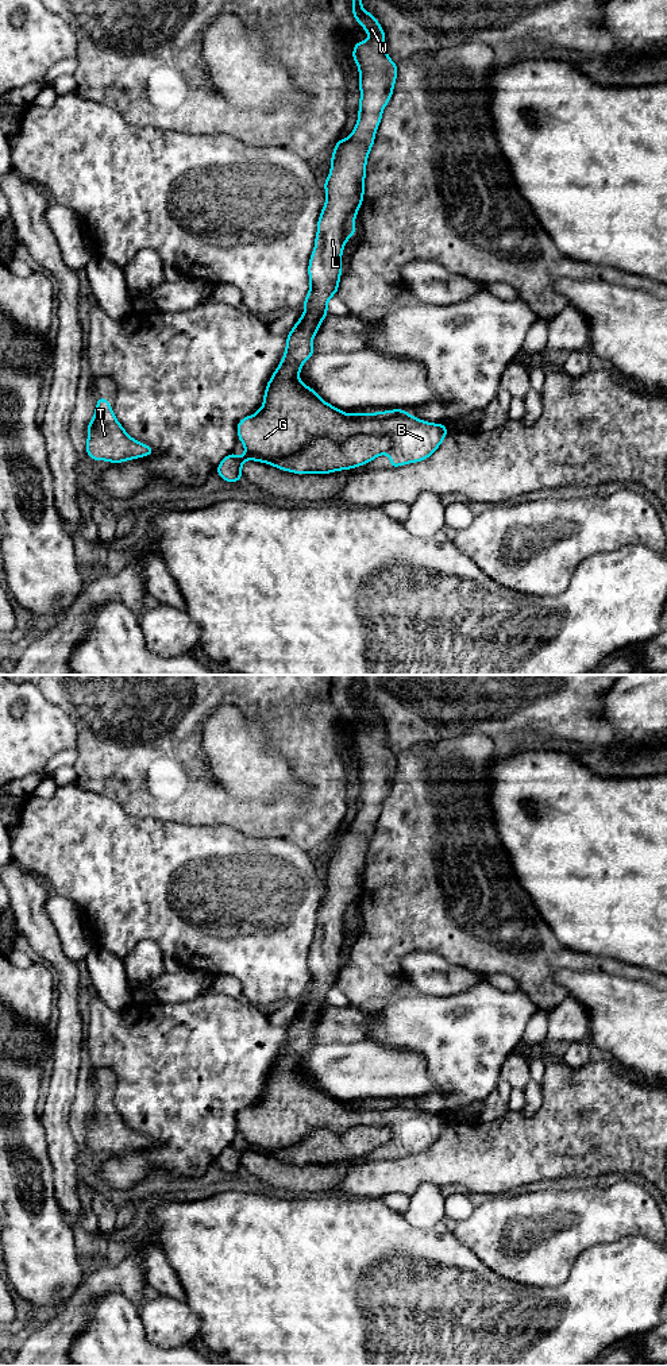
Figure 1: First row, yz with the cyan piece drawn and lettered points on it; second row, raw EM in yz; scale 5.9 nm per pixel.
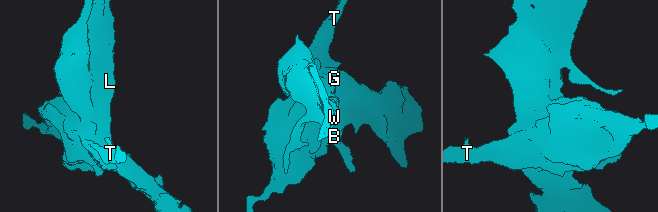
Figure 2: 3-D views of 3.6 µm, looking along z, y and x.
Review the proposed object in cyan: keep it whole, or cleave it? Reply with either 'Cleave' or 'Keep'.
Cleave

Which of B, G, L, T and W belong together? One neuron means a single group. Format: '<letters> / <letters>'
B G L W / T

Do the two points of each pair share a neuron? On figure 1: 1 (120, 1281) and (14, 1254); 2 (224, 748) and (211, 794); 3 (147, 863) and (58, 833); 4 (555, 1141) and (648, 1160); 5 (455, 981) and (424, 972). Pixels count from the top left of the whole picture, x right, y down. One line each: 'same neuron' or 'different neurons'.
1: different neurons
2: different neurons
3: same neuron
4: same neuron
5: same neuron

